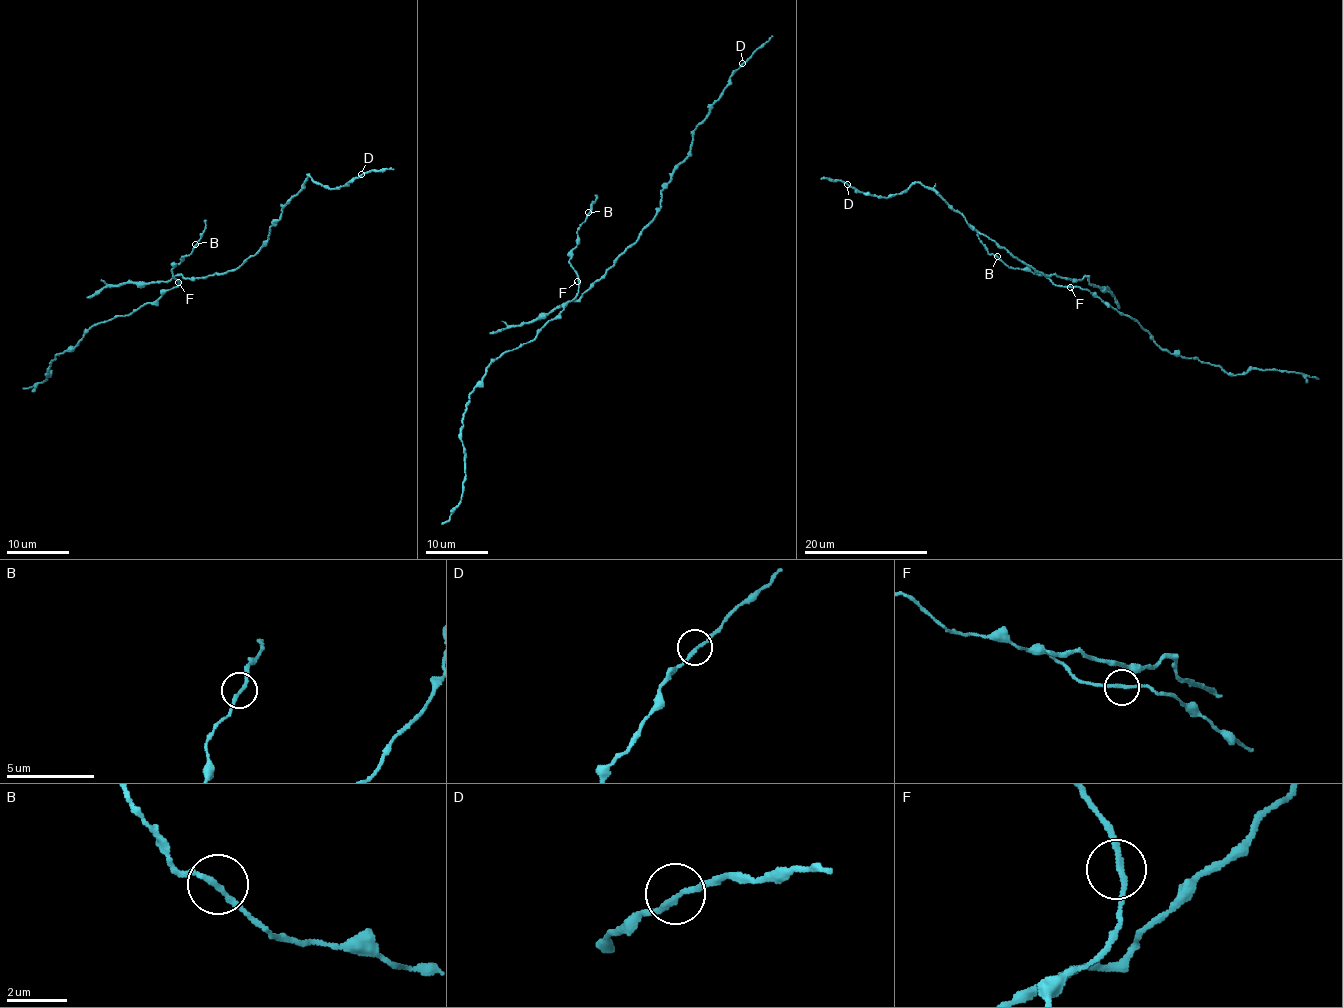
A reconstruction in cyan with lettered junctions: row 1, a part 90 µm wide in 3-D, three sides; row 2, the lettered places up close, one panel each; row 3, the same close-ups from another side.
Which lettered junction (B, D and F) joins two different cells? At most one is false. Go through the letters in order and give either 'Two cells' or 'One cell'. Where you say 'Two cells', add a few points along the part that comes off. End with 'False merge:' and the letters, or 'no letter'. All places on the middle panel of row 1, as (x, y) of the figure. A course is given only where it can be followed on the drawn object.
B: One cell
D: One cell
F: One cell
False merge: no letter

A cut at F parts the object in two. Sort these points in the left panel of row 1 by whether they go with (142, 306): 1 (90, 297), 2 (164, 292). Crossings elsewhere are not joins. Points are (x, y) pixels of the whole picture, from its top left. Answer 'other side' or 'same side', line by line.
1: other side
2: same side

